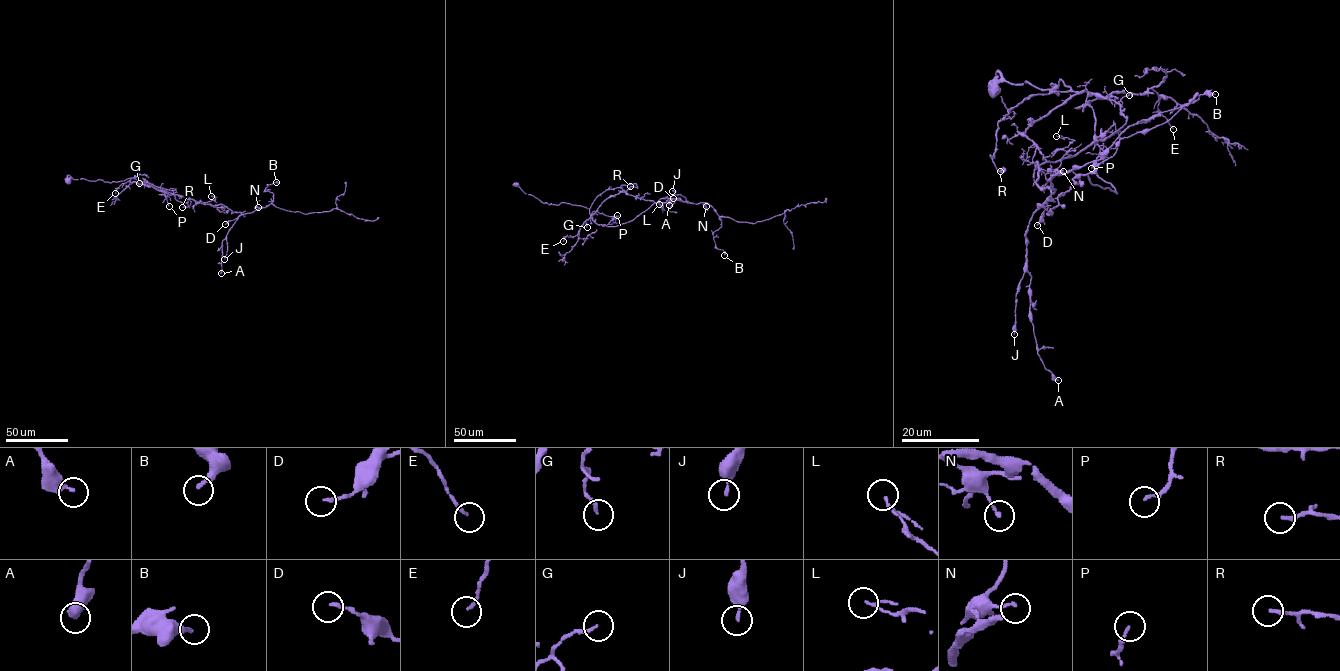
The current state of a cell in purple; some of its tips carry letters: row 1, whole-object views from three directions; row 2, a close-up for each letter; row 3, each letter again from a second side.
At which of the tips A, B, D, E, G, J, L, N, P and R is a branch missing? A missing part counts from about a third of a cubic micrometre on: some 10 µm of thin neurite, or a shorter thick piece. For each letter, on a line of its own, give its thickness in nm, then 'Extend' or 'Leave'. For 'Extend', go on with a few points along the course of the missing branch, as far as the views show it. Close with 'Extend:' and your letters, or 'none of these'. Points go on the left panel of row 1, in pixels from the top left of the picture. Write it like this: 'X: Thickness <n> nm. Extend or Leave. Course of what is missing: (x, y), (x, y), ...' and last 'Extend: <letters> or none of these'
A: Thickness 360 nm. Leave
B: Thickness 280 nm. Leave
D: Thickness 150 nm. Leave
E: Thickness 130 nm. Leave
G: Thickness 150 nm. Leave
J: Thickness 220 nm. Leave
L: Thickness 90 nm. Leave
N: Thickness 150 nm. Leave
P: Thickness 130 nm. Leave
R: Thickness 180 nm. Leave
Extend: none of these

